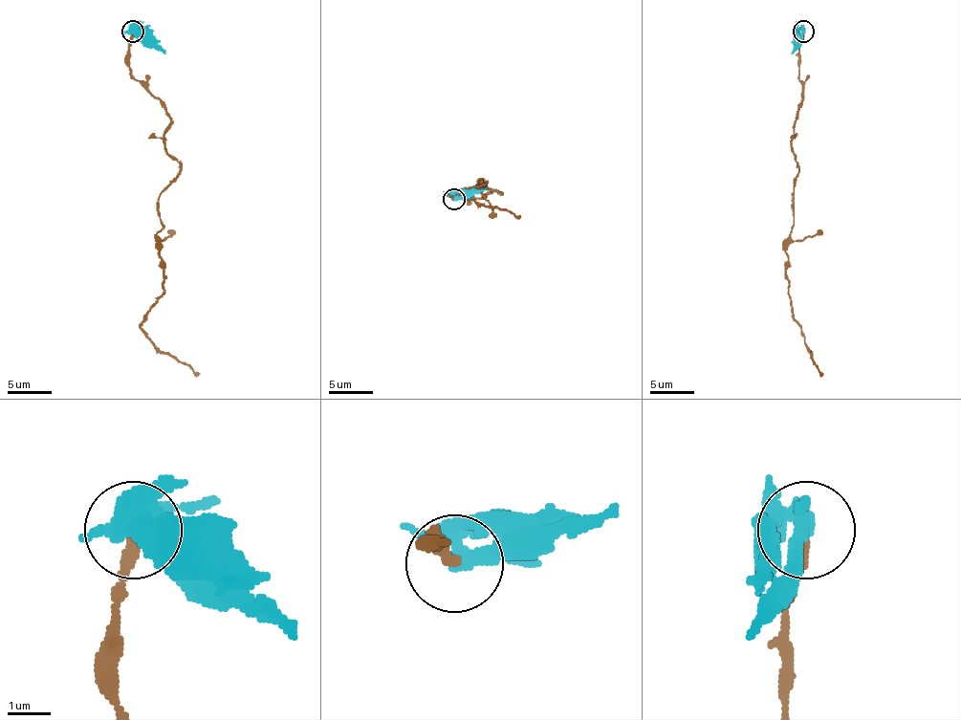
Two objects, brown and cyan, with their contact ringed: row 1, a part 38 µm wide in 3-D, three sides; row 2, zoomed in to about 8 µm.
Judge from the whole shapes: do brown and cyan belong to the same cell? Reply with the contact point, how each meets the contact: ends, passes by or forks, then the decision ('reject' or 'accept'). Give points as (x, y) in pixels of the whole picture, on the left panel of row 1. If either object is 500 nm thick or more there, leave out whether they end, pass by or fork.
place (132, 32); brown ends; cyan forks; reject

